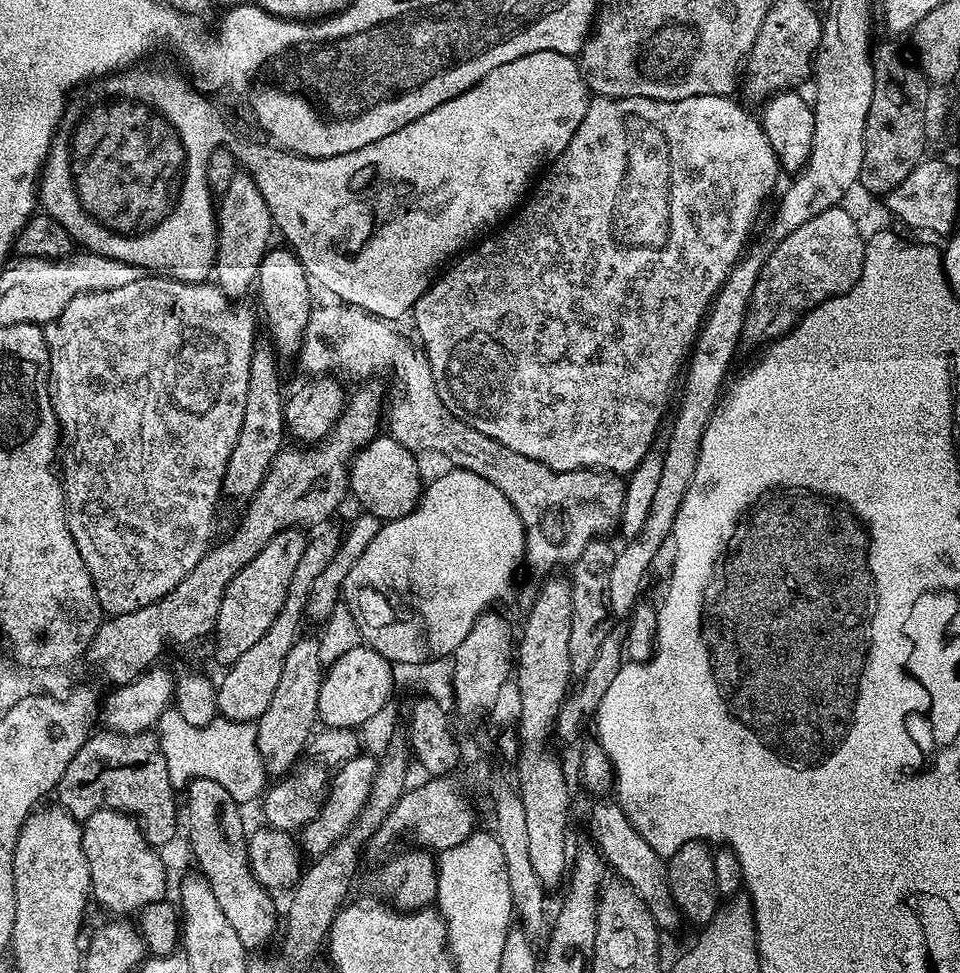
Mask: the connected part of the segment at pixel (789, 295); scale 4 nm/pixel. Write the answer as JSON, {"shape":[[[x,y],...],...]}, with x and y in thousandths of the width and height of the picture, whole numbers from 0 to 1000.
{"shape":[[[874,212],[844,224],[844,228],[831,232],[827,240],[819,240],[819,245],[815,245],[815,249],[810,249],[806,258],[798,265],[790,288],[785,290],[785,300],[781,302],[775,328],[774,348],[783,354],[792,354],[791,356],[799,355],[810,346],[818,345],[844,318],[885,299],[898,282],[901,250],[902,246],[889,225]]]}

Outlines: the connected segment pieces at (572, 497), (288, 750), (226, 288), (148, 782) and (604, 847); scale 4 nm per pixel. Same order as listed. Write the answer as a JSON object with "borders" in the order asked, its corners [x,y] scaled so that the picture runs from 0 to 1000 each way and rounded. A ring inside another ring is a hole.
{"borders":[[[[345,310],[326,316],[323,323],[323,331],[317,340],[317,349],[310,361],[313,374],[321,381],[321,384],[349,384],[351,387],[359,386],[363,391],[375,390],[379,393],[386,382],[408,381],[408,391],[413,394],[413,400],[406,403],[406,414],[402,419],[402,444],[409,448],[419,458],[427,464],[441,467],[441,465],[454,464],[456,468],[464,469],[468,478],[476,481],[484,481],[498,491],[506,491],[531,512],[535,524],[544,532],[546,542],[546,575],[549,583],[554,583],[558,588],[575,590],[589,580],[595,582],[610,565],[616,555],[632,552],[633,547],[643,546],[646,529],[650,523],[650,505],[652,497],[643,486],[622,483],[620,481],[602,481],[593,485],[582,485],[565,475],[558,475],[556,471],[548,471],[548,467],[539,467],[531,462],[531,458],[523,458],[523,454],[515,454],[502,442],[494,442],[485,434],[481,434],[466,417],[456,409],[456,401],[452,393],[452,384],[448,380],[446,365],[441,357],[428,354],[419,342],[403,329],[397,329],[395,325],[386,325],[381,319],[371,317],[367,312]]],[[[317,652],[305,660],[294,684],[290,705],[285,708],[285,717],[281,717],[281,726],[277,726],[276,732],[266,741],[269,775],[272,776],[276,794],[283,797],[284,793],[288,800],[295,799],[313,780],[331,744],[331,713],[335,709],[340,690],[331,666],[328,653]]],[[[253,175],[247,176],[246,181],[240,183],[240,191],[227,206],[223,272],[225,295],[231,297],[239,306],[254,306],[258,299],[261,301],[273,273],[273,265],[284,250],[283,240],[285,243],[285,231],[277,205],[273,203],[263,181]]],[[[105,750],[106,752],[93,755],[92,761],[81,771],[81,775],[77,775],[77,779],[73,783],[73,787],[69,787],[69,795],[65,795],[63,803],[58,805],[56,811],[56,818],[59,818],[61,829],[69,831],[78,843],[84,845],[91,843],[94,837],[98,837],[103,830],[123,830],[127,835],[132,835],[145,842],[146,851],[150,855],[150,860],[158,867],[159,872],[170,873],[170,867],[175,867],[183,859],[183,818],[185,818],[184,811],[180,810],[177,804],[177,798],[174,794],[173,779],[170,778],[170,773],[167,770],[167,765],[164,757],[157,751],[150,751],[146,753],[135,753],[129,755],[126,752],[116,750]]],[[[636,825],[621,826],[614,832],[613,855],[617,858],[616,866],[629,881],[630,889],[636,895],[639,892],[646,899],[643,901],[649,908],[656,910],[660,919],[669,923],[669,927],[673,927],[673,935],[677,935],[684,955],[692,960],[700,958],[707,950],[710,950],[710,942],[708,934],[705,933],[698,919],[696,889],[693,881],[684,878],[681,869],[677,869],[677,865],[673,865],[673,861],[669,861],[669,857],[660,853],[660,849],[652,841],[650,834],[646,831],[645,825]]]]}

